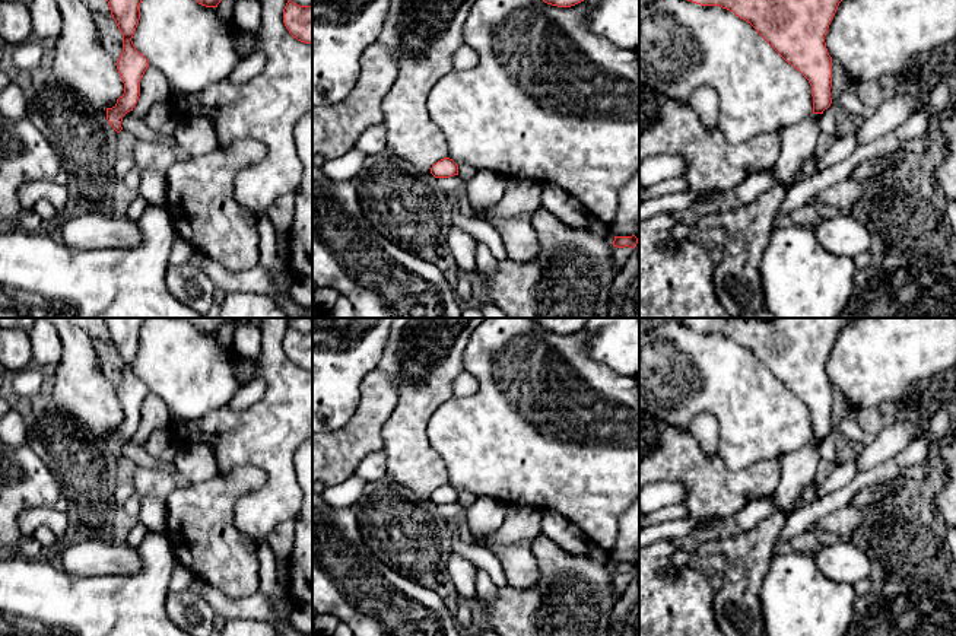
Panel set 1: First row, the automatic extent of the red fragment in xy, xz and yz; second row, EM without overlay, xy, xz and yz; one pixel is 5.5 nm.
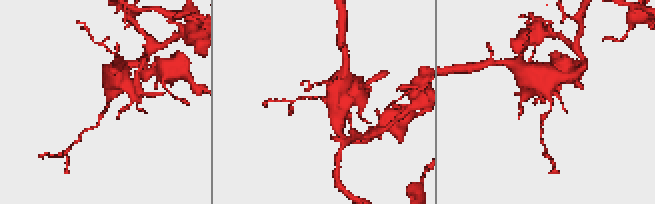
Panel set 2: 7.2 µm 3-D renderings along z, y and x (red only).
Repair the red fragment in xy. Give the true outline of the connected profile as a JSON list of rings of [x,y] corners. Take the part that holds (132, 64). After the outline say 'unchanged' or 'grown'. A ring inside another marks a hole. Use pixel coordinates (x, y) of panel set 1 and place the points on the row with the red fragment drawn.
[[[107,0],[112,19],[123,34],[123,51],[115,63],[124,83],[124,93],[112,108],[107,108],[108,124],[120,133],[123,117],[133,111],[140,96],[140,80],[149,67],[147,58],[131,41],[140,19],[142,0]]]; unchanged

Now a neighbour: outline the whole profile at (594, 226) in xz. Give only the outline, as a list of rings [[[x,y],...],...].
[[[591,217],[581,229],[585,232],[600,238],[600,239],[607,239],[610,230],[609,230],[609,223],[598,220],[595,217]]]

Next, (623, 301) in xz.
[[[639,233],[636,247],[616,273],[609,295],[609,318],[639,318]]]

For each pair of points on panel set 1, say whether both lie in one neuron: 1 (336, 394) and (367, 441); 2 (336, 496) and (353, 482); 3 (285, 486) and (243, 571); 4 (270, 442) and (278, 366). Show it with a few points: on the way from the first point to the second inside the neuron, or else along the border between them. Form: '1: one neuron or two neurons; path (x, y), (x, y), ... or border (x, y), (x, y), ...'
1: two neurons; border (361, 384), (358, 409), (340, 428), (327, 432)
2: one neuron; path (340, 495), (349, 486)
3: two neurons; border (235, 512), (235, 525), (256, 541)
4: one neuron; path (278, 423), (278, 385)

